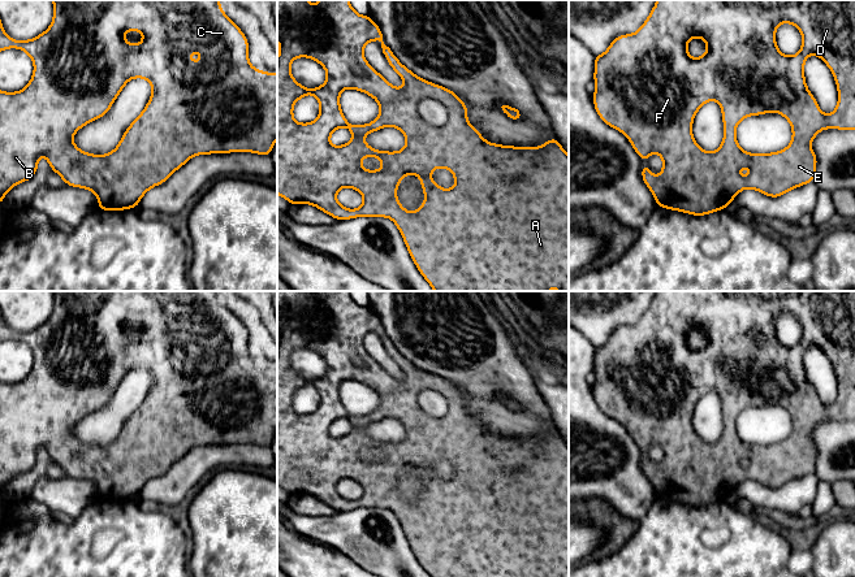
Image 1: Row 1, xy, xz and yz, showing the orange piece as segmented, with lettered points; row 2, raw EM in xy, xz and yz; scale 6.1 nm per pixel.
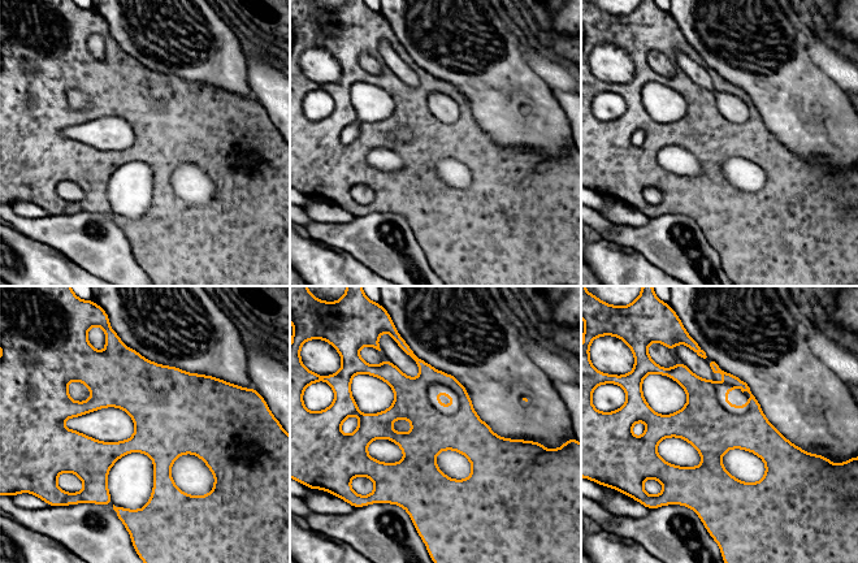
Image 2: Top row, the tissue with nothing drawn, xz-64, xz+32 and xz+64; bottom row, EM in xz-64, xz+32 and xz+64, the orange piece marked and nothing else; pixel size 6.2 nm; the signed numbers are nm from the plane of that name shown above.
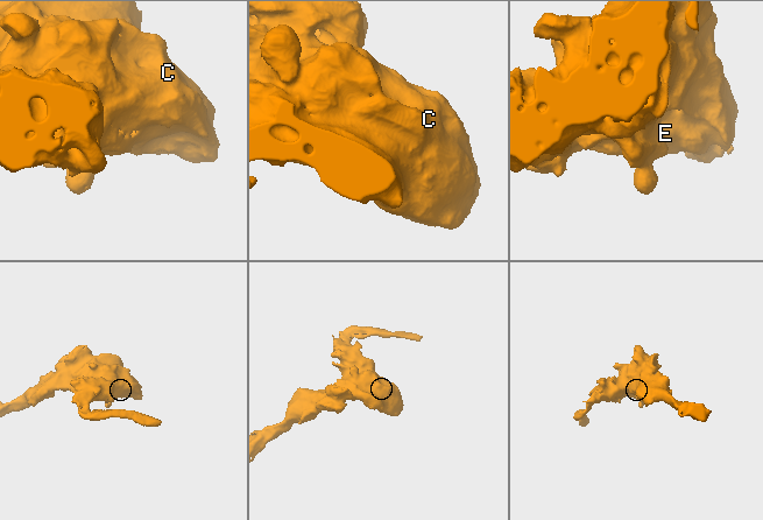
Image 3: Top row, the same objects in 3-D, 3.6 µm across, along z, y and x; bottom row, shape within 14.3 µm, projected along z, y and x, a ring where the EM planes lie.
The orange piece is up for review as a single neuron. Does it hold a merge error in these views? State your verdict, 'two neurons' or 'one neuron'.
one neuron

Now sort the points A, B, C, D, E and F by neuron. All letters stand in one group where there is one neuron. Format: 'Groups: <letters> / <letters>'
Groups: A B C D E F

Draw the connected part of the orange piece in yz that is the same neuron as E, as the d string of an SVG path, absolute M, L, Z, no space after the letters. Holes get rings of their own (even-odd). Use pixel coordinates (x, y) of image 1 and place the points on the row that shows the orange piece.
M657 0L645 22L634 34L618 35L608 47L606 52L597 55L595 58L593 81L596 90L592 94L593 105L600 118L610 127L625 134L632 148L639 155L640 160L648 161L652 152L660 155L664 161L661 174L653 175L648 165L642 165L642 178L648 190L652 191L657 207L672 211L679 211L694 216L705 216L716 211L724 211L733 199L743 190L752 188L770 198L780 198L787 191L815 182L815 172L817 157L811 149L813 138L824 129L855 130L855 0ZM782 23L791 23L799 29L803 42L802 48L795 56L785 56L780 52L776 44L776 29ZM692 38L703 38L707 43L704 56L694 58L687 52L687 42ZM809 55L819 56L832 70L837 90L838 104L832 114L824 114L815 99L807 88L804 79L804 61ZM709 100L716 100L722 110L724 121L724 140L720 148L714 152L701 149L692 136L692 121L696 112ZM769 112L778 112L791 125L791 143L778 152L772 153L748 153L743 151L735 138L738 123L748 116L759 116Z

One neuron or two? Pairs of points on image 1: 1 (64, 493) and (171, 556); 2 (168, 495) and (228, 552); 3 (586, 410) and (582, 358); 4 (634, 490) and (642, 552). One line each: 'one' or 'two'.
1: two
2: two
3: one
4: two

